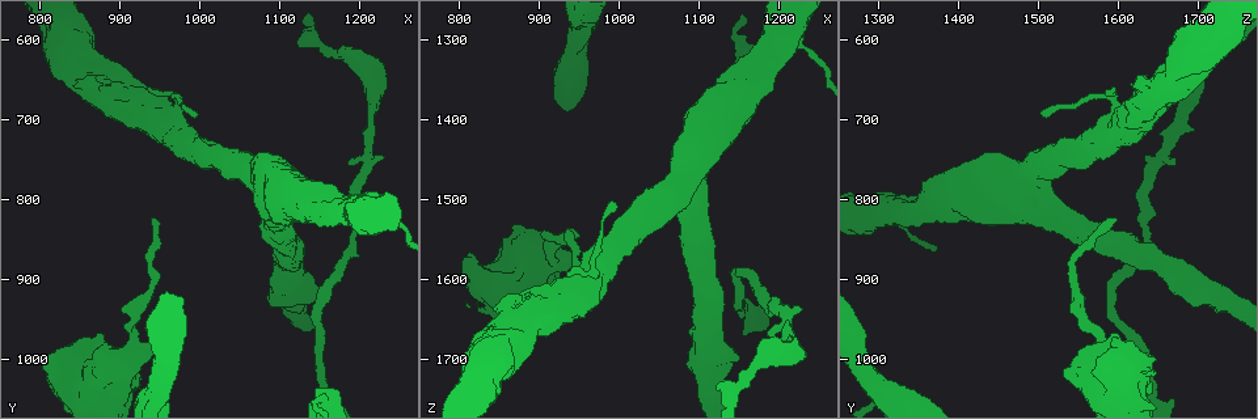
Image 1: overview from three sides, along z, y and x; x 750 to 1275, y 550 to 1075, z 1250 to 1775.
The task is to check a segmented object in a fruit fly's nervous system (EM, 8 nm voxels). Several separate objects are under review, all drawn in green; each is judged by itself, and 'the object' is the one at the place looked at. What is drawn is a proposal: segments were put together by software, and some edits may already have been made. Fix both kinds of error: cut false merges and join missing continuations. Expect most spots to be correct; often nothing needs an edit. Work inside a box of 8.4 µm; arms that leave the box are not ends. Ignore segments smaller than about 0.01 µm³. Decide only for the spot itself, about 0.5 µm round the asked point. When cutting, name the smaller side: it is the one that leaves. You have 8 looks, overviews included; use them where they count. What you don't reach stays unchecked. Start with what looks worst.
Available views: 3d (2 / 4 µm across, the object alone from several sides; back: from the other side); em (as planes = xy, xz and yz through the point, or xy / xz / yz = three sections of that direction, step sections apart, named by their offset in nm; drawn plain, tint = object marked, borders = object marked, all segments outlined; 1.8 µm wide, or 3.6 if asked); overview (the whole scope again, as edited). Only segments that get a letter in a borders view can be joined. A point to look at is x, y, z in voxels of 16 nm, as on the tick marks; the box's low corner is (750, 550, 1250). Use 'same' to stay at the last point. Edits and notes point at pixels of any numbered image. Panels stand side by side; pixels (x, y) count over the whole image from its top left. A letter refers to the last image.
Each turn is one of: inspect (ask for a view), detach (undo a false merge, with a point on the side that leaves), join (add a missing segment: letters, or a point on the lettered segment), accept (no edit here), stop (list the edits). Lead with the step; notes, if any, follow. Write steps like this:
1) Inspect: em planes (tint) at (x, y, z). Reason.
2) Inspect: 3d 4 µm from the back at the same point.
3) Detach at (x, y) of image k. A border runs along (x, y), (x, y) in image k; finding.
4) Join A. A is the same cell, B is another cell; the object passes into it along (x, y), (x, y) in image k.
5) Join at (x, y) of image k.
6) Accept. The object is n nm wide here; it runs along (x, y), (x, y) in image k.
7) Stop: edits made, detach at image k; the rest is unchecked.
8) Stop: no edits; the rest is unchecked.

Inspect: 3d 4 µm from the back at (940, 825, 1595). Long arm stops here.

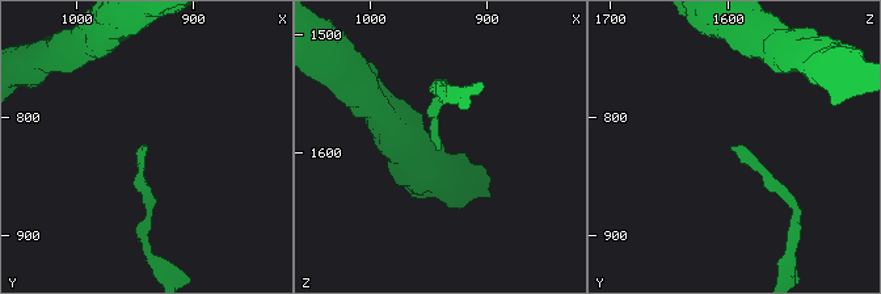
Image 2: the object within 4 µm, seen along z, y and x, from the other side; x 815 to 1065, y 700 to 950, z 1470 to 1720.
Inspect: em 3.6 µm xy step 16 (borders) at (940, 826, 1596).

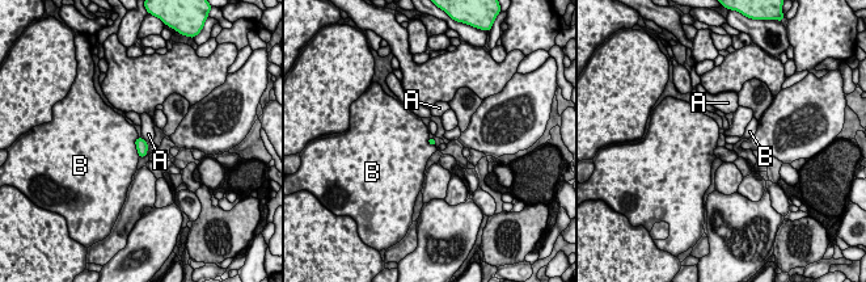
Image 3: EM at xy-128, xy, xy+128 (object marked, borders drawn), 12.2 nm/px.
Inspect: em 3.6 µm planes (borders) at the same point.

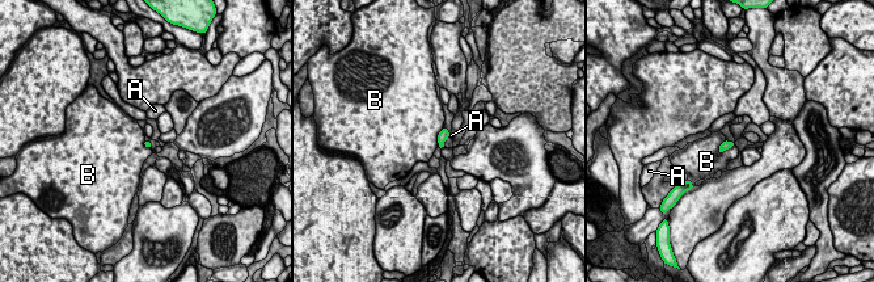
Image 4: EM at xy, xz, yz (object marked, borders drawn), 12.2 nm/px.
Accept. The longest contact is with B, 240 nm; A and B are other cells; a border runs along (734, 144), (717, 152) in image 4; none of them fits.

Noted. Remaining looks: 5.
Inspect: em xy step 16 (tint) at (1190, 625, 1695). Calibre changes.

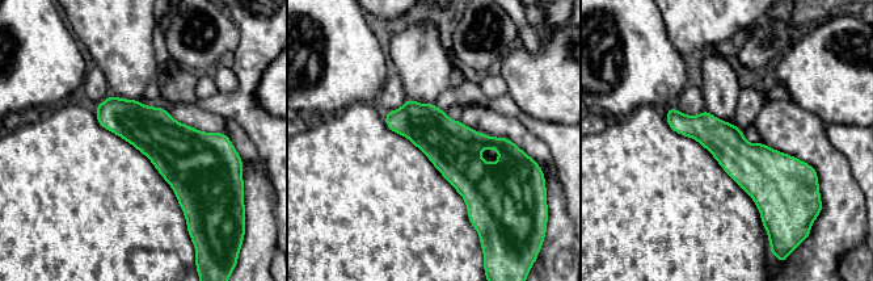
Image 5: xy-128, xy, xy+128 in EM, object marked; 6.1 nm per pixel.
Inspect: em planes (borders) at the same point. Another direction.

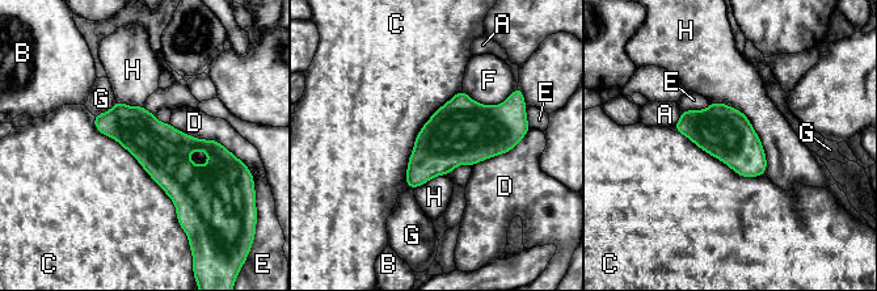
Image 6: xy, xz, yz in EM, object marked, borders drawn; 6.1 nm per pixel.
Accept. A, B, C, D, E, F, G and H are other cells; all the same neuron.

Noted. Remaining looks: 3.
Inspect: em 3.6 µm xz step 4 (tint) at (855, 1050, 1565). Sudden change in width.

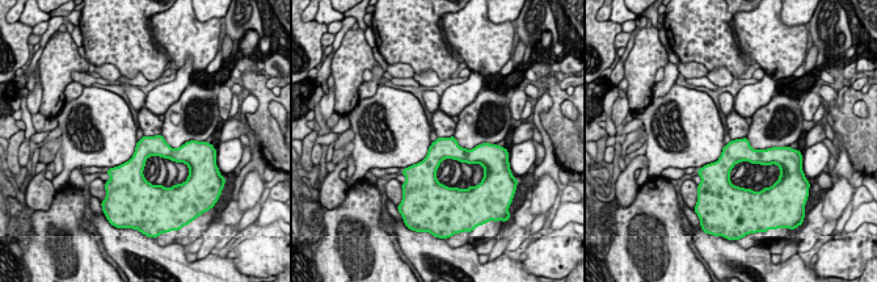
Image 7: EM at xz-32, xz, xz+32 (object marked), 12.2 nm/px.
Inspect: em 3.6 µm planes (borders) at the same point. Another direction.

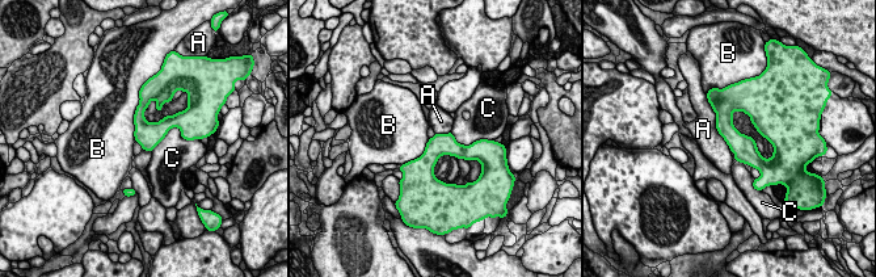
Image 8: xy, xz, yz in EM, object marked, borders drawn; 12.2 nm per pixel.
Accept. The object is 280 nm wide here; the longest contact is with A, 650 nm; A, B and C are other cells; continuous, no second neuron.

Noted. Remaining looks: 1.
Stop: no edits; the rest is unchecked.

